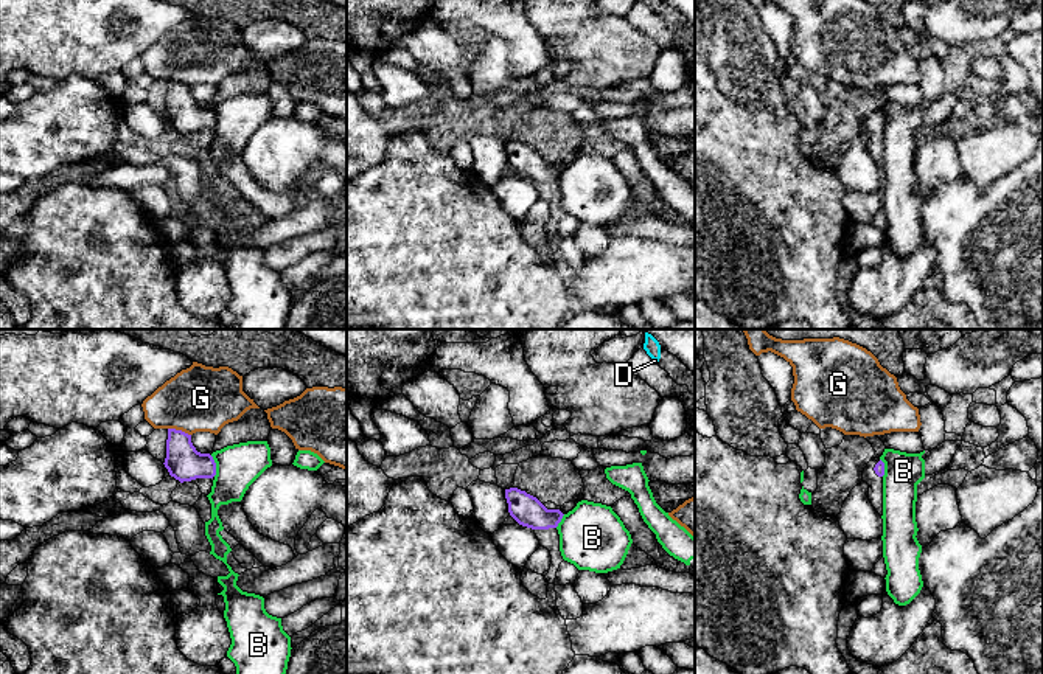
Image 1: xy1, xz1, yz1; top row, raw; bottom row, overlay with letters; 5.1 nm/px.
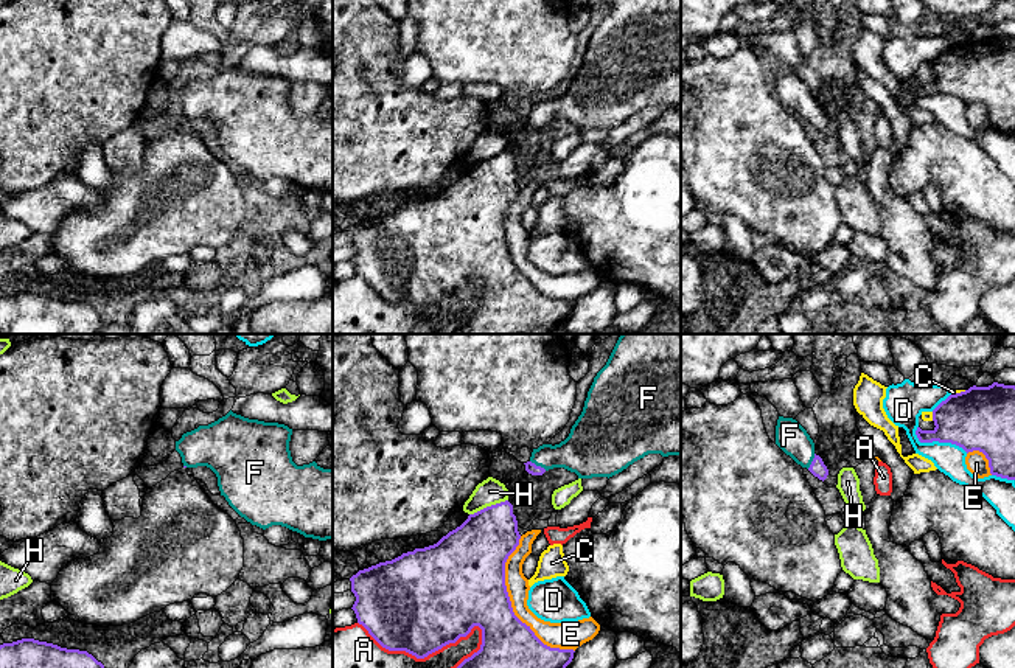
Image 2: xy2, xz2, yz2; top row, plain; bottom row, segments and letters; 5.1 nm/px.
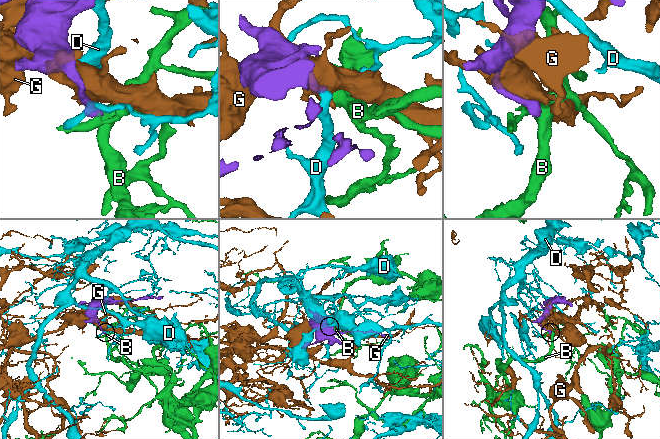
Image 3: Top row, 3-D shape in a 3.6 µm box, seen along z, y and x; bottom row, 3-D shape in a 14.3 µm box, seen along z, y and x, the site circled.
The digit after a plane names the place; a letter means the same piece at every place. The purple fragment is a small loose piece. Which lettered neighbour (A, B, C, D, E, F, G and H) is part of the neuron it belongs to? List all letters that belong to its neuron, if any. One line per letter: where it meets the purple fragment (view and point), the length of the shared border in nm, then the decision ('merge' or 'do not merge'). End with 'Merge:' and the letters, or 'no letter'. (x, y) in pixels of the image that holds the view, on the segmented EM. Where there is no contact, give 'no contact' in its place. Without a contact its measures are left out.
A: xz2 (426, 656) | 650 nm | do not merge
B: xy1 (215, 466) | 110 nm | do not merge
C: yz2 (958, 393) | 80 nm | do not merge
D: yz2 (939, 441) | 300 nm | do not merge
E: xz2 (510, 605) | 650 nm | do not merge
F: xz2 (538, 466) | 100 nm | merge
G: xy1 (179, 430) | 130 nm | do not merge
H: xz2 (488, 507) | 220 nm | do not merge
Merge: F

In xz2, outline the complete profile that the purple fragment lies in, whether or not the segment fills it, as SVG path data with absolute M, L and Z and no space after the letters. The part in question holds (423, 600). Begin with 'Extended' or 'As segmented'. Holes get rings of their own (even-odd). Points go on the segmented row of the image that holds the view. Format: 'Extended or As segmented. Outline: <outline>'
As segmented. Outline: M505 500L469 514L434 545L359 570L350 578L356 597L351 609L358 623L382 648L406 651L417 659L455 643L479 626L480 649L457 668L566 668L575 651L544 645L513 612L505 586L505 562L519 539L513 505Z

